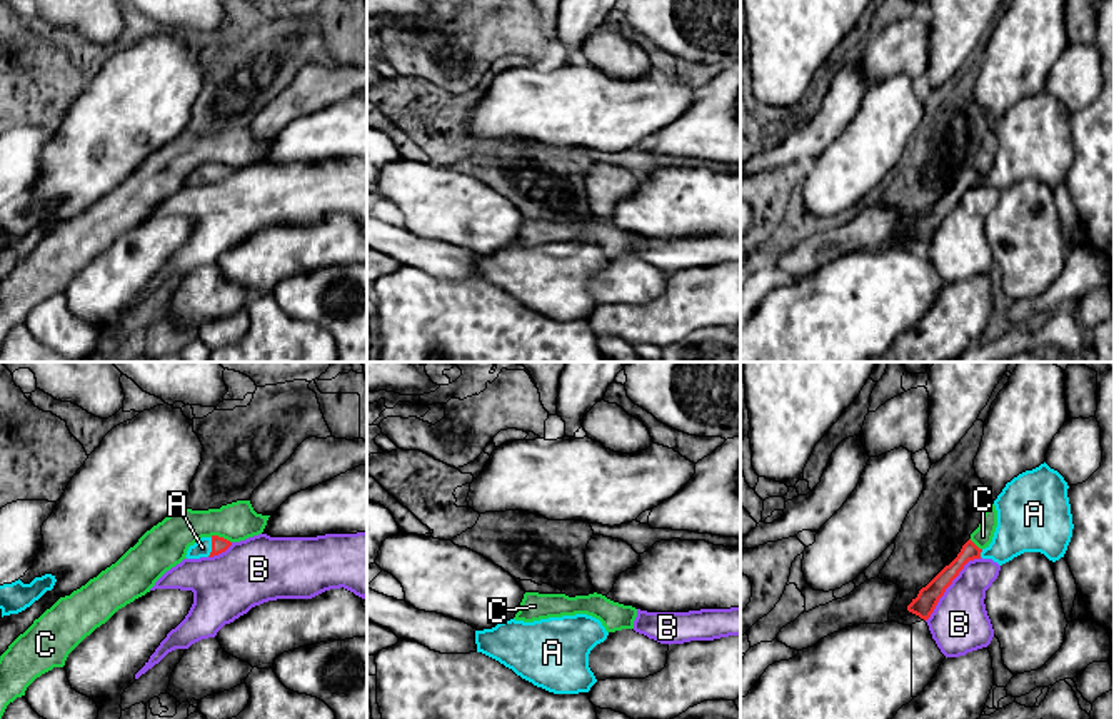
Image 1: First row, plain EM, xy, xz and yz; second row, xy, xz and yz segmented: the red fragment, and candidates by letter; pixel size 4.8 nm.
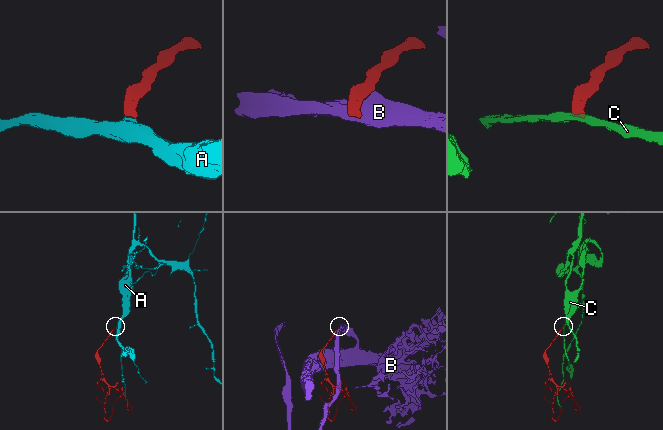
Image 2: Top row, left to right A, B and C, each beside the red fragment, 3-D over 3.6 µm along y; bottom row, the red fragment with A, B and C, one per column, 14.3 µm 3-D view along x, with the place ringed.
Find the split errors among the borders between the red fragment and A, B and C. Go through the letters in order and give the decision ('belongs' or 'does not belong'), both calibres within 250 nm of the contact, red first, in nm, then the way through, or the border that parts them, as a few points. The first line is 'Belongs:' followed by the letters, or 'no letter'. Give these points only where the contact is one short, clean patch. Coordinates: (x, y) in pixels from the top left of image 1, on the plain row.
Belongs: A
A: belongs; 80 nm thick on the red side, 90 nm on the other; runs through xy (219, 170), (212, 174), (202, 174)
B: does not belong; 110 nm thick on the red side, 280 nm on the other
C: does not belong; 80 nm thick on the red side, 200 nm on the other; border along xy (210, 162), (220, 162), (230, 169)

